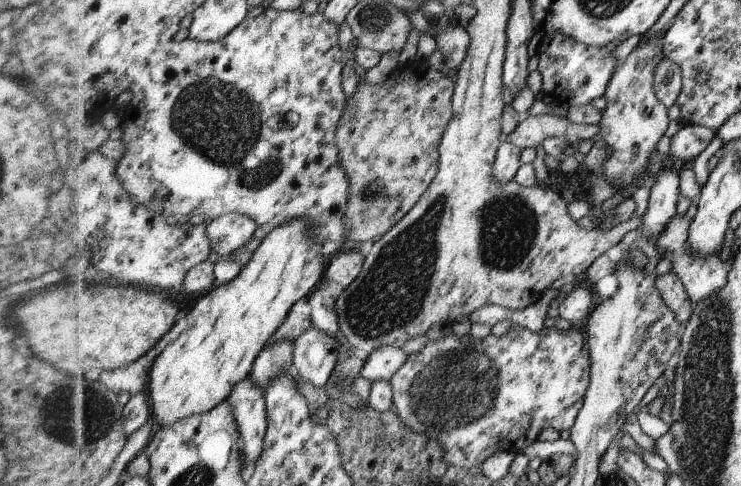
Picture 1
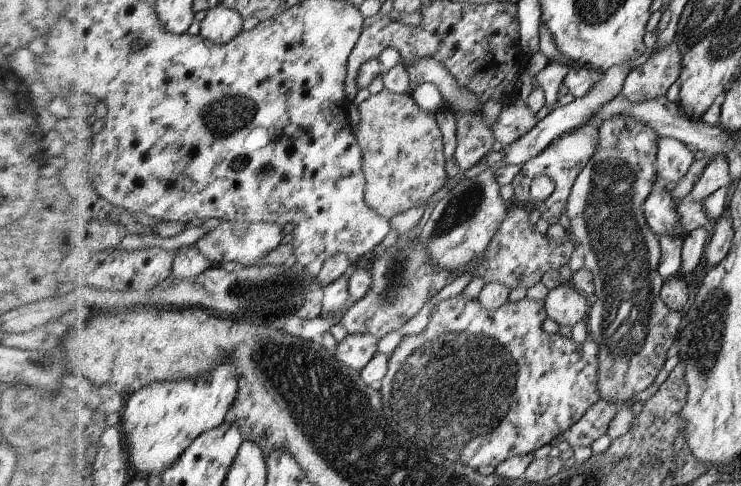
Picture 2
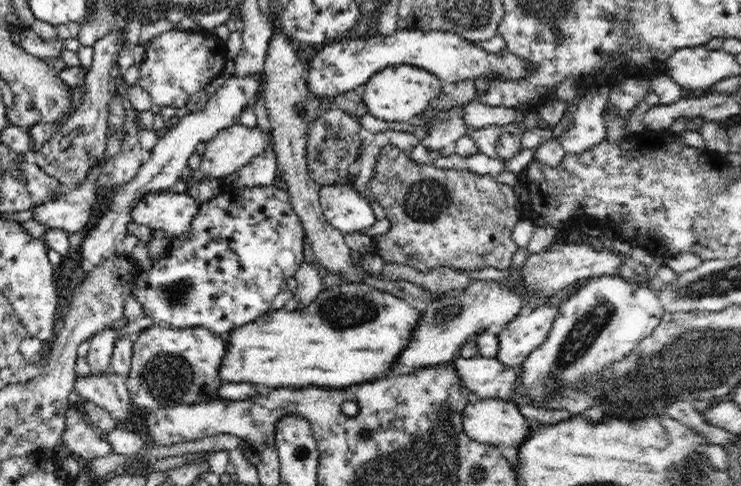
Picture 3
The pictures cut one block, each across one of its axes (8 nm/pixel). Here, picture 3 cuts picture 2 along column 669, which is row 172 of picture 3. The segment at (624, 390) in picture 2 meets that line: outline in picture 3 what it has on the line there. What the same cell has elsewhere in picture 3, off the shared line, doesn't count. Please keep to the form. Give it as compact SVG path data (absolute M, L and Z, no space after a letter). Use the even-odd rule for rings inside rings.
M329 110L308 128L308 142L306 143L307 170L310 179L321 187L332 187L338 184L336 180L350 180L348 166L362 156L362 140L360 140L362 126L358 124L356 116L348 116L342 110Z

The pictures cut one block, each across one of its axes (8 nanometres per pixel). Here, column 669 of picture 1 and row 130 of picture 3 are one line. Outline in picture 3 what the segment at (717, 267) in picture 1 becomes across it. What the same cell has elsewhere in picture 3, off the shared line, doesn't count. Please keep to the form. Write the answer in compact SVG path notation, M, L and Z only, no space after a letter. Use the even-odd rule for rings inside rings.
M240 123L226 131L221 131L213 140L206 143L201 165L198 170L192 171L192 185L197 186L203 180L224 180L248 162L252 162L256 156L262 156L273 142L272 134L262 133L257 127L246 128Z

